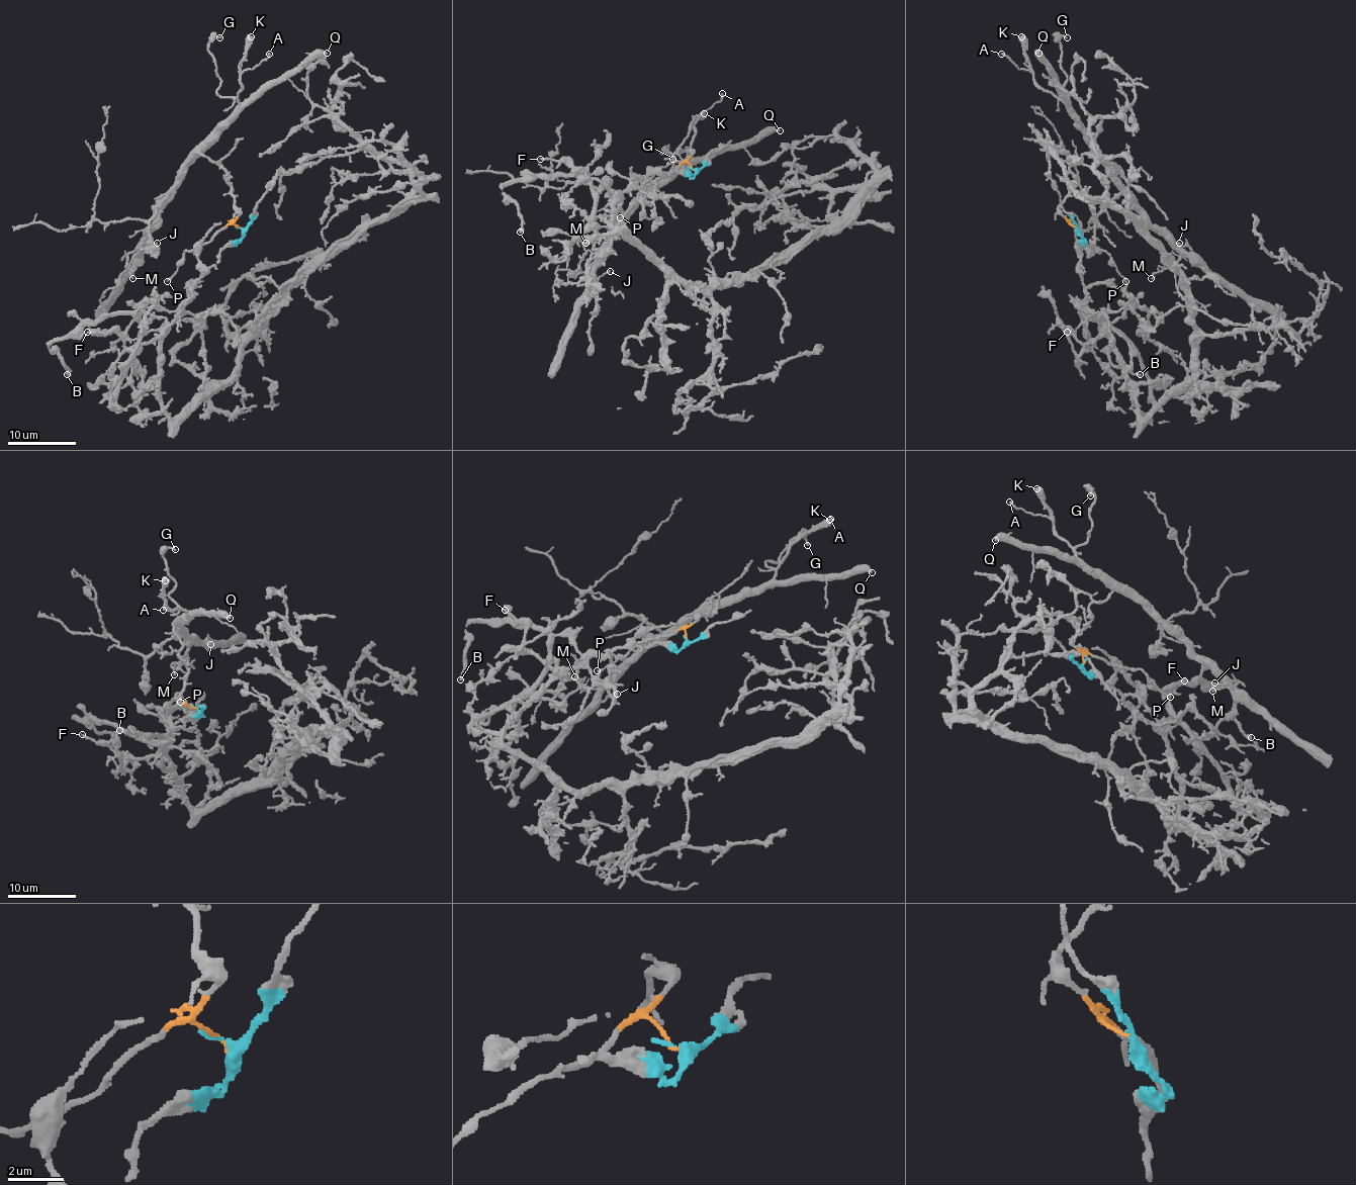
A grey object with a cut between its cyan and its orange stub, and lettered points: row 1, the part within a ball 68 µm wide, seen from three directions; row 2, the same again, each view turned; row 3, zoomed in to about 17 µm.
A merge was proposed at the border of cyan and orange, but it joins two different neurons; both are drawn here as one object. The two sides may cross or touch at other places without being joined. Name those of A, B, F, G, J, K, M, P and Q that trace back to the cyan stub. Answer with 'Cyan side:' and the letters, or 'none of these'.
Cyan side: B, F

